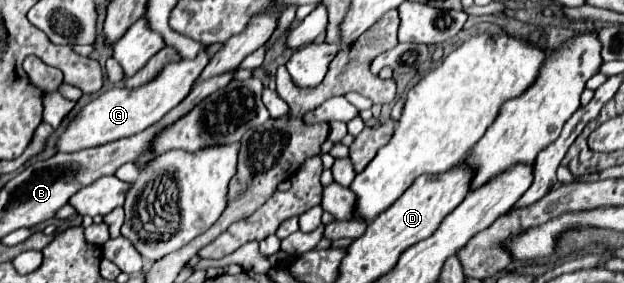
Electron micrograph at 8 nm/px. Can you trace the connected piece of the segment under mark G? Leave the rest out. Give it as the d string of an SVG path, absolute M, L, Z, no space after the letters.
M201 52L201 56L193 60L181 60L181 64L169 64L157 76L157 80L151 80L145 84L145 88L137 90L127 90L127 88L111 88L103 92L99 98L91 100L81 112L69 122L65 132L57 140L57 150L59 152L77 152L83 148L93 148L97 144L107 144L125 136L133 136L137 132L143 132L151 124L159 122L171 108L175 108L189 92L201 70L207 66L209 56Z

